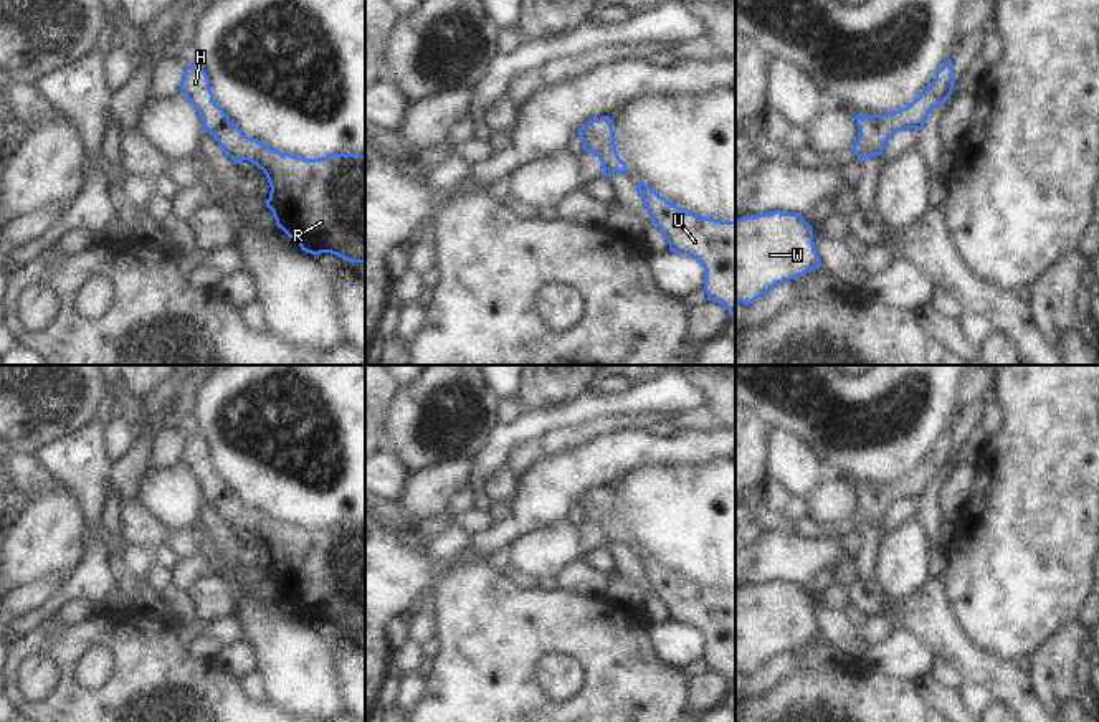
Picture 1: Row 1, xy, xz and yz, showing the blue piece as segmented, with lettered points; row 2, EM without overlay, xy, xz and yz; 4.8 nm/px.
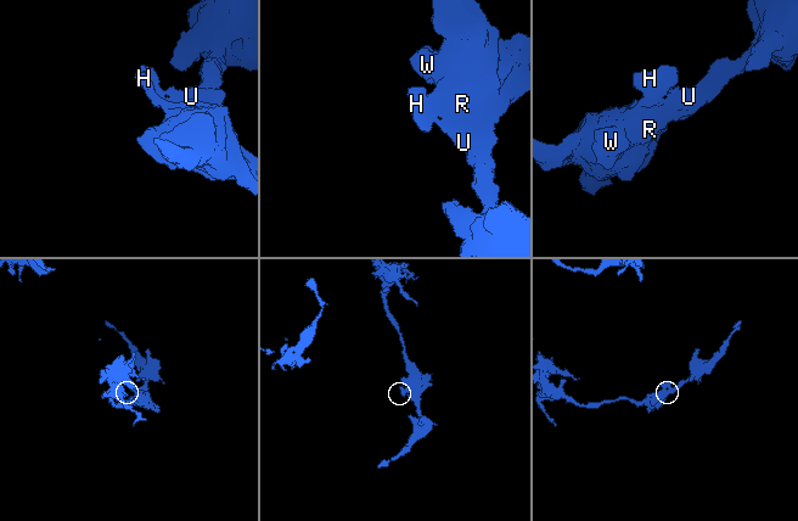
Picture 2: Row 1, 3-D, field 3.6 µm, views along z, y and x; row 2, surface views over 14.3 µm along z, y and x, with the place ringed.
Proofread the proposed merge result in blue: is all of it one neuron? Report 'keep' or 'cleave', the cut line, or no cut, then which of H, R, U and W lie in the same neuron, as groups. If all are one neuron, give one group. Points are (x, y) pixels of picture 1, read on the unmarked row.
keep; cut none; groups H R U W

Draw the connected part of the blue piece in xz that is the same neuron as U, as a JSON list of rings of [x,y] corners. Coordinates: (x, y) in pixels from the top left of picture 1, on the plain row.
[[[638,552],[641,570],[669,613],[669,621],[694,628],[704,639],[704,661],[735,686],[735,591],[689,583]]]

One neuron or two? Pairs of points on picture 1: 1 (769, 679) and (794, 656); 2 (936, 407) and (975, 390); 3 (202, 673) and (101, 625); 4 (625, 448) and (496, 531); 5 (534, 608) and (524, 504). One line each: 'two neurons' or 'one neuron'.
1: one neuron
2: two neurons
3: one neuron
4: one neuron
5: two neurons

